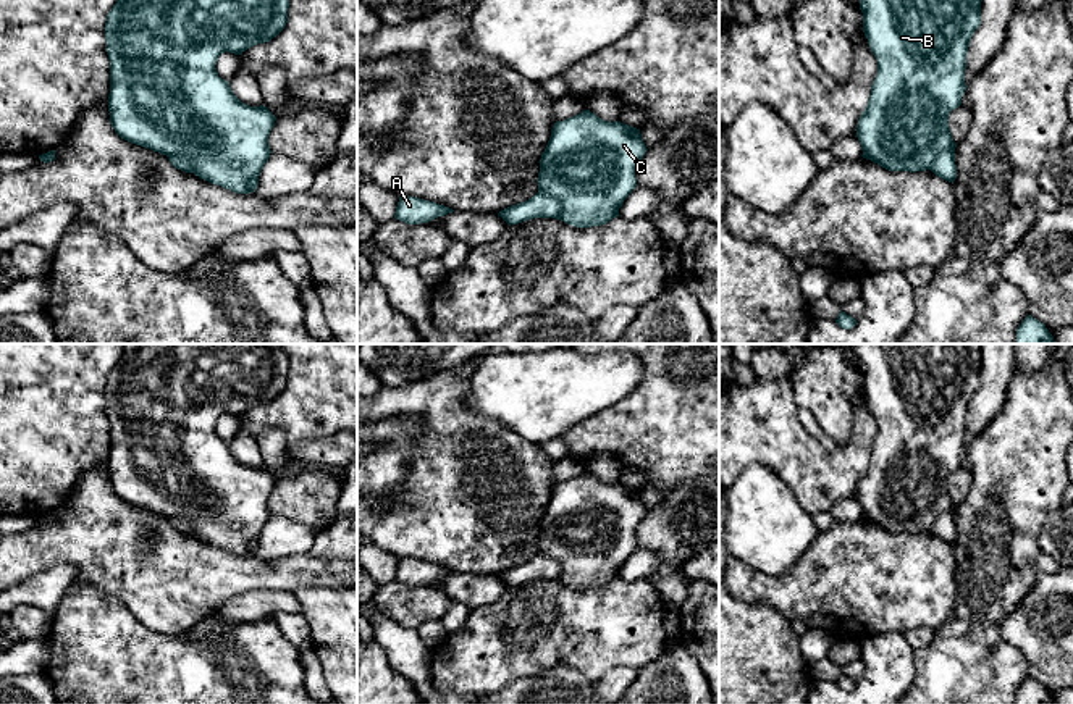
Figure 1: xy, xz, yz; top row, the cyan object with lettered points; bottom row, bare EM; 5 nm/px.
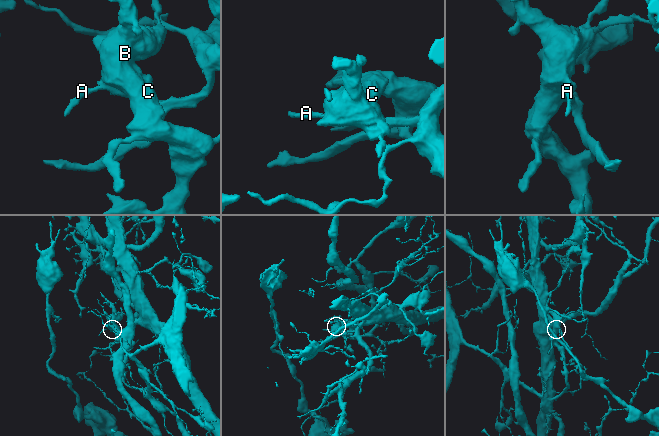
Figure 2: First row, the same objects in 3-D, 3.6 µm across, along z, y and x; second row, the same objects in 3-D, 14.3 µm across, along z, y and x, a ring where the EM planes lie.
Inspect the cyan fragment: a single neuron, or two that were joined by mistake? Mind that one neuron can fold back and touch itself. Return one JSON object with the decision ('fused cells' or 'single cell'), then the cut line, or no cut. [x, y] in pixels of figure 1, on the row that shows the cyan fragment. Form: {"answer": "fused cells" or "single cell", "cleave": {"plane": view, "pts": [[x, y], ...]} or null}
{"answer": "fused cells", "cleave": {"plane": "xz", "pts": [[538, 191], [553, 196], [559, 202], [559, 218]]}}

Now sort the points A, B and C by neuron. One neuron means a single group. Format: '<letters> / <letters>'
A / B C

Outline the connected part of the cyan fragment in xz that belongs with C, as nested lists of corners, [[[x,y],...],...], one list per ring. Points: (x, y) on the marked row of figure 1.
[[[590,110],[556,121],[540,160],[538,192],[561,202],[561,221],[575,228],[601,226],[619,216],[619,208],[637,187],[635,171],[646,153],[640,129],[604,121]]]

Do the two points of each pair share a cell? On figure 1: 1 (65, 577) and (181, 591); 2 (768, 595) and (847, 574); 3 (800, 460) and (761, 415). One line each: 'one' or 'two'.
1: two
2: one
3: one

